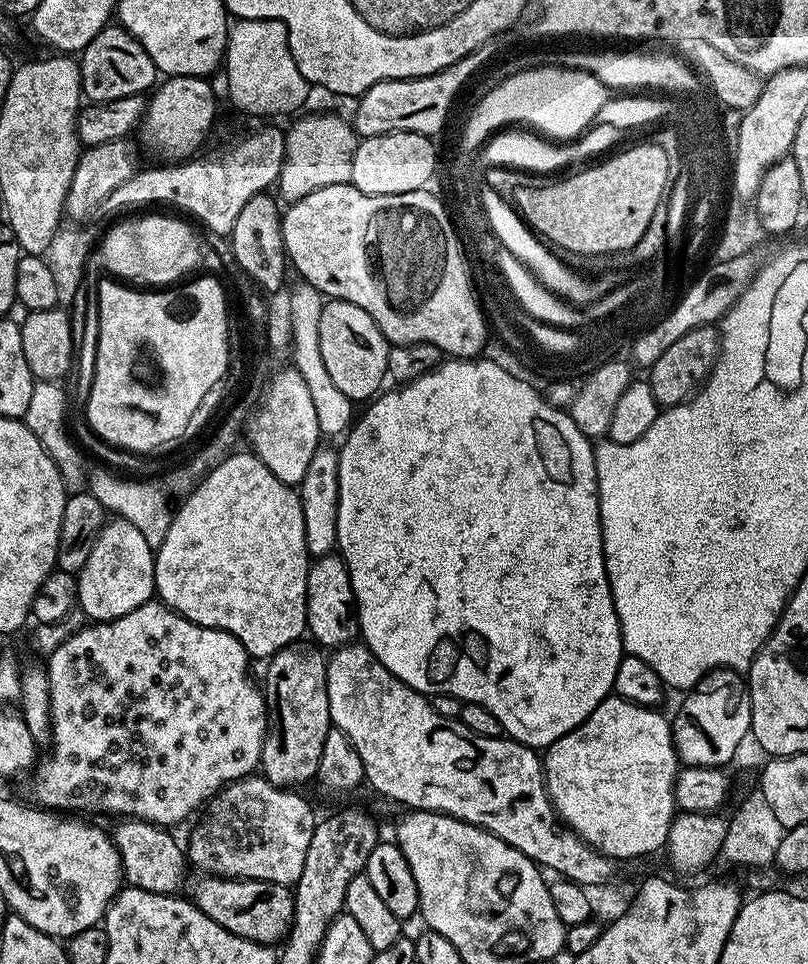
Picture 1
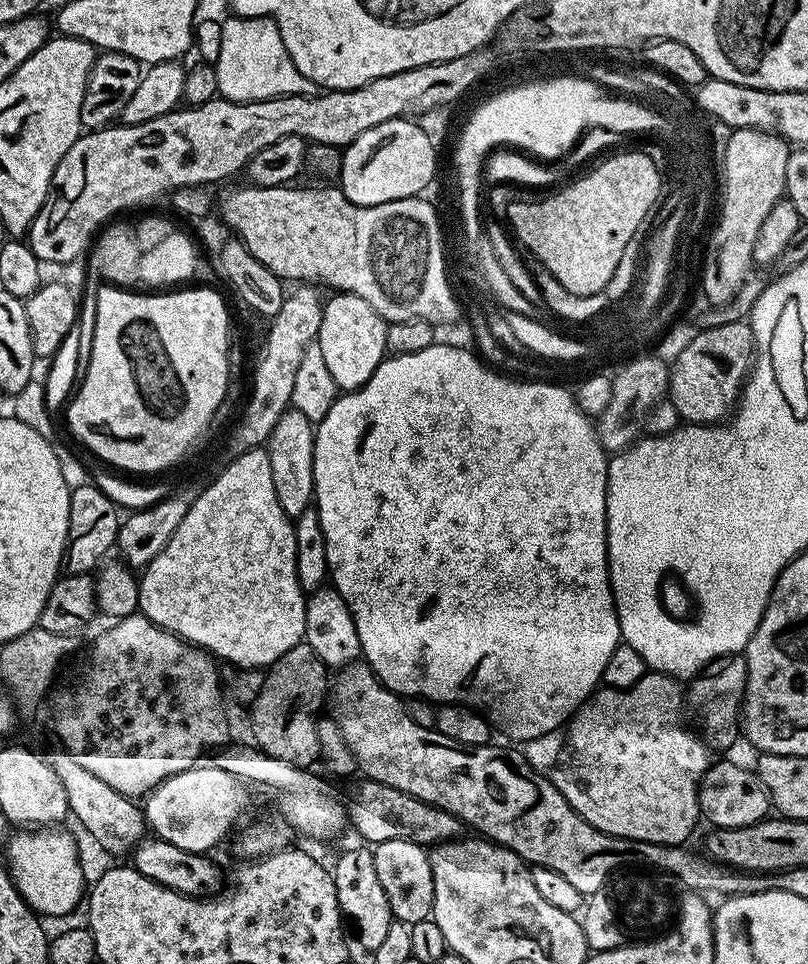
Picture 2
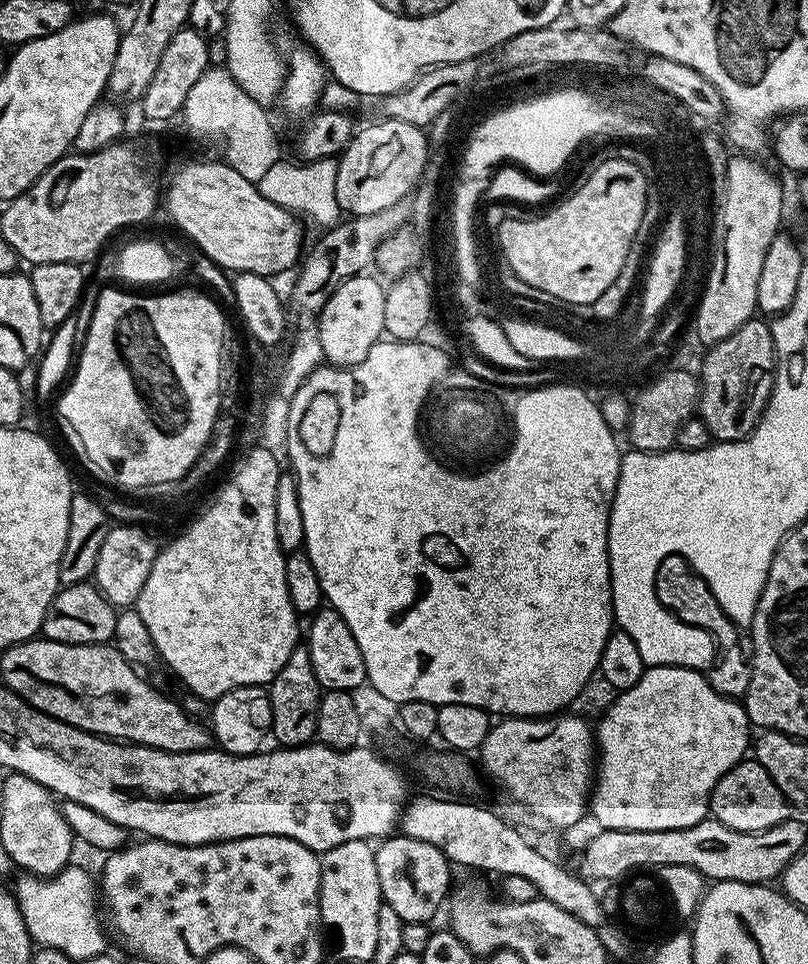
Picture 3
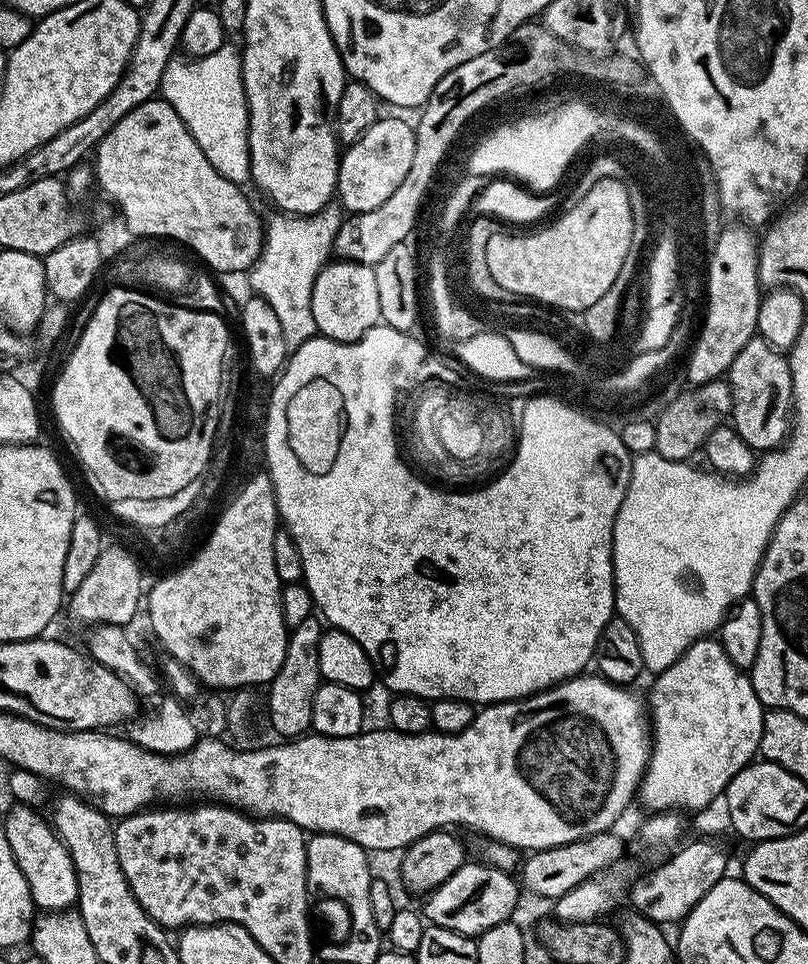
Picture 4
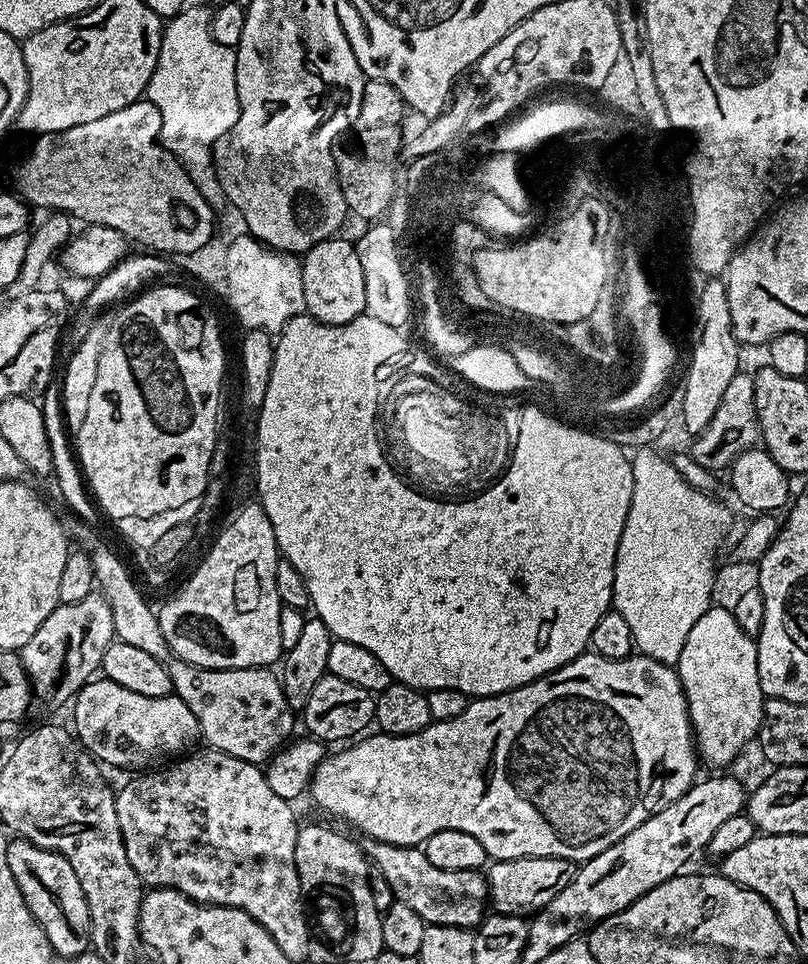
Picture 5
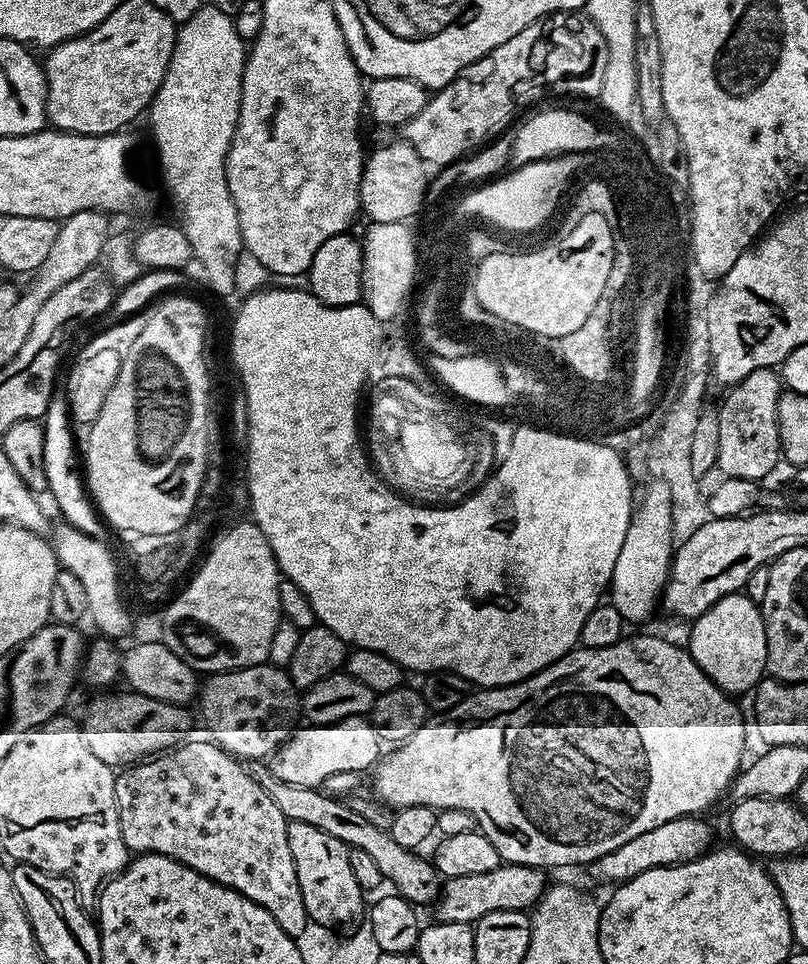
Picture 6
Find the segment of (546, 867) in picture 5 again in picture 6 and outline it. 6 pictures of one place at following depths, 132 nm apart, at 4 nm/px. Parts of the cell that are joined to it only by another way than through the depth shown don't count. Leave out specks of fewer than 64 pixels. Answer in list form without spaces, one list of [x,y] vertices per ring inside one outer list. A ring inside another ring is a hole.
[[[501,862],[494,870],[486,870],[486,874],[449,876],[443,881],[439,899],[434,904],[435,919],[440,922],[475,925],[476,921],[486,918],[486,914],[494,914],[498,910],[531,910],[544,895],[544,876],[541,869],[507,862]]]

